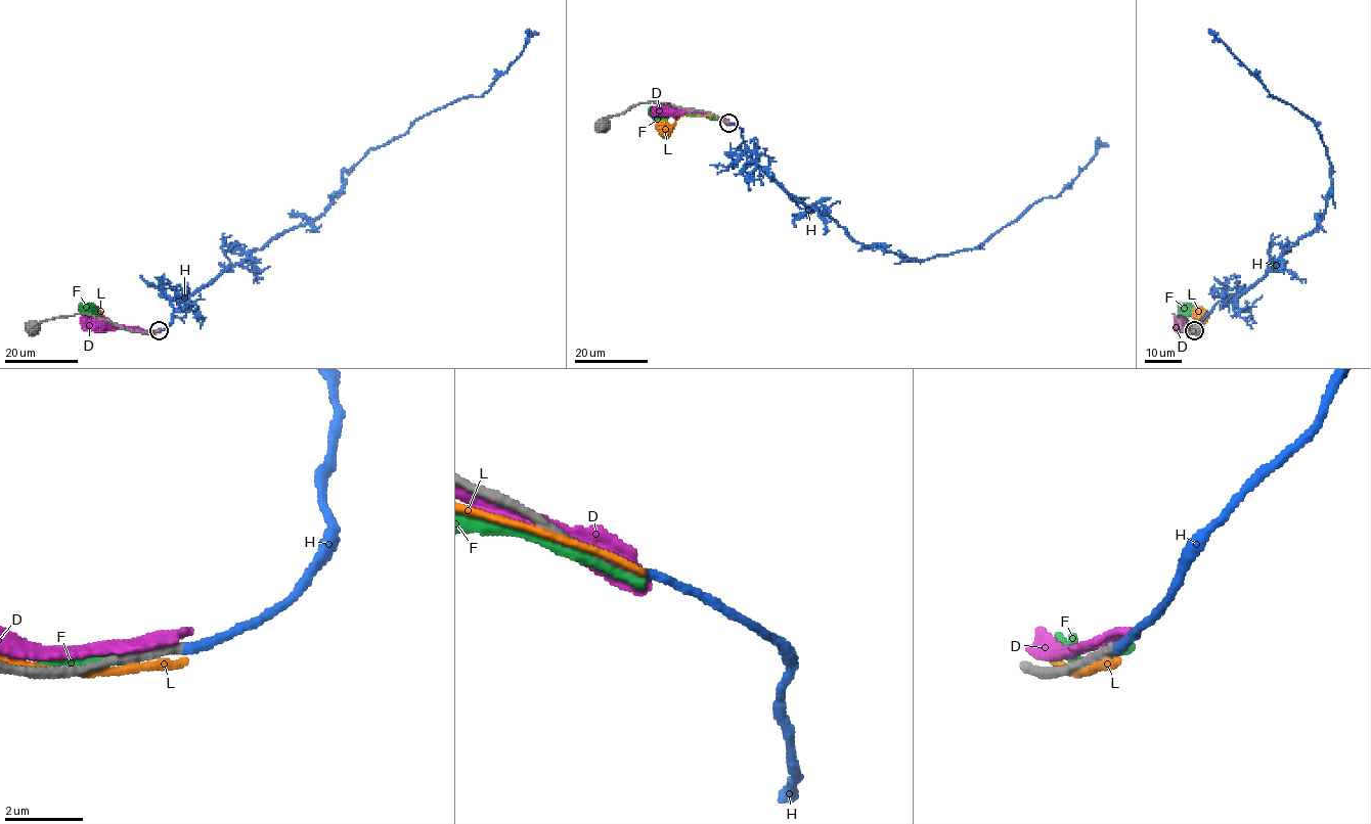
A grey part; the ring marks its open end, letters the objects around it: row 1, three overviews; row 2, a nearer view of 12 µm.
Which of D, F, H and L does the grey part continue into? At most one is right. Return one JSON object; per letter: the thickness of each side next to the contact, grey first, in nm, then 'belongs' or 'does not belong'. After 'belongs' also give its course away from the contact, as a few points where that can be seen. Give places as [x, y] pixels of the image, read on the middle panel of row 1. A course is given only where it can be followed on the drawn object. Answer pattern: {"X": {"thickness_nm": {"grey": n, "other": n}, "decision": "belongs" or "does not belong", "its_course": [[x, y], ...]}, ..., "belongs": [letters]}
{"D": {"thickness_nm": {"grey": 320, "other": 360}, "decision": "does not belong"}, "F": {"thickness_nm": {"grey": 320, "other": 240}, "decision": "does not belong"}, "H": {"thickness_nm": {"grey": 260, "other": 240}, "decision": "belongs", "its_course": [[728, 123], [742, 130], [741, 149], [789, 193], [856, 241], [913, 260], [980, 245], [1057, 197], [1108, 144]]}, "L": {"thickness_nm": {"grey": 200, "other": 180}, "decision": "does not belong"}, "belongs": ["H"]}

